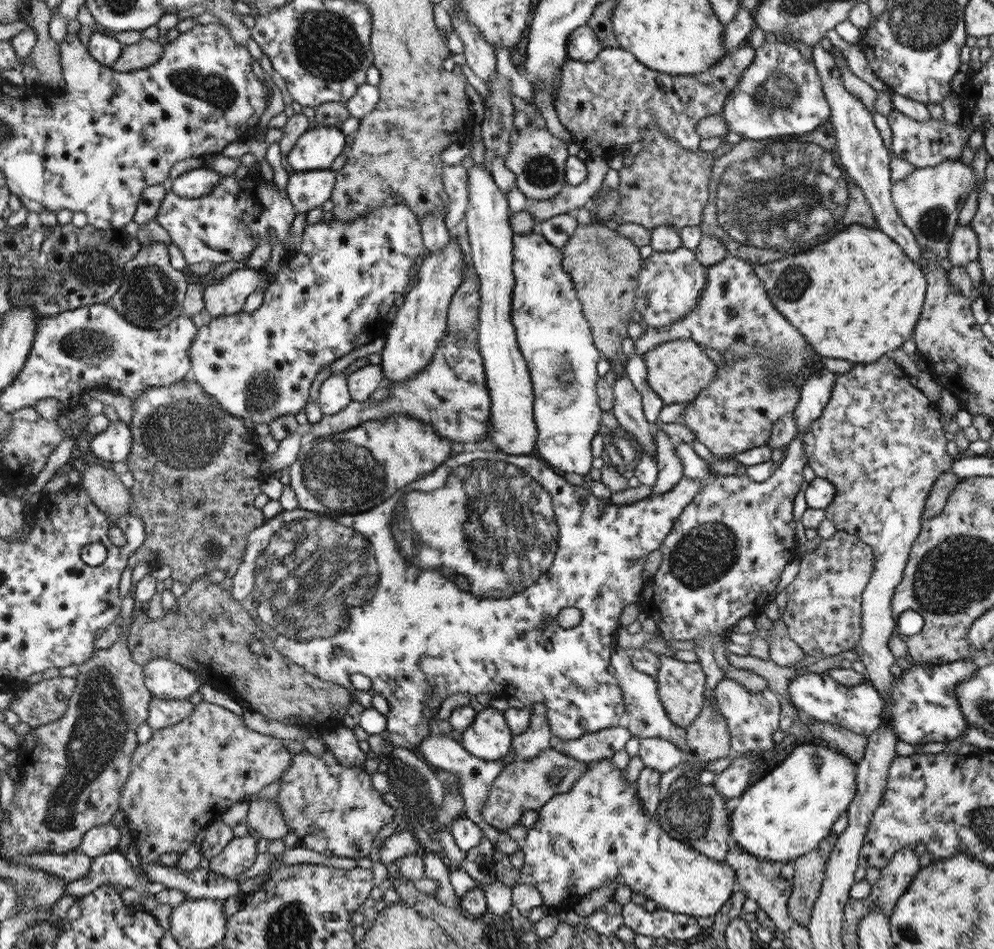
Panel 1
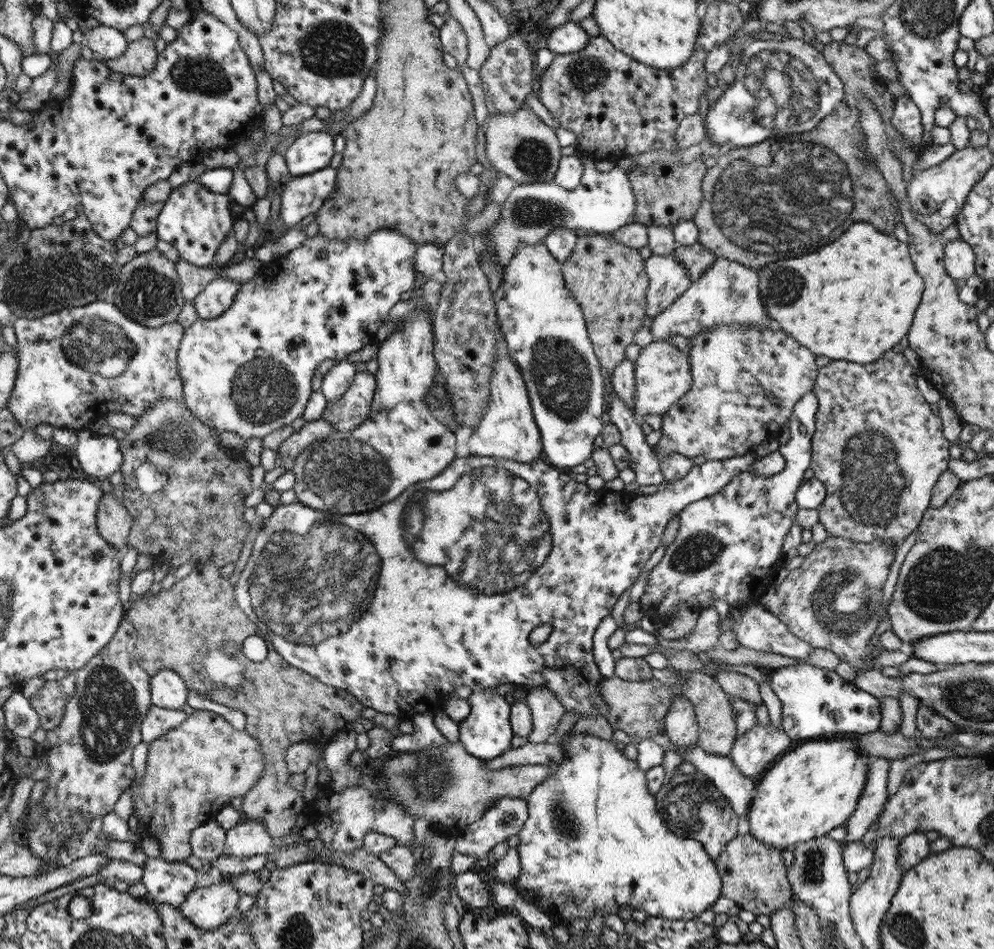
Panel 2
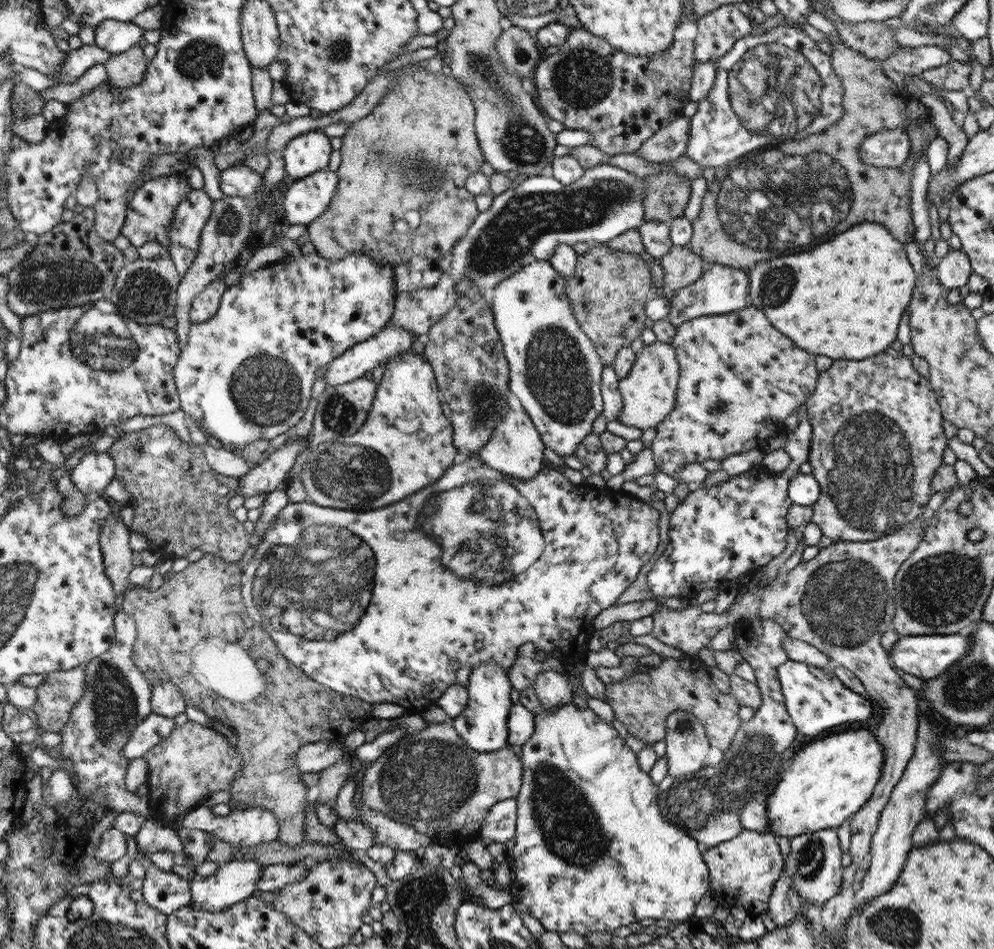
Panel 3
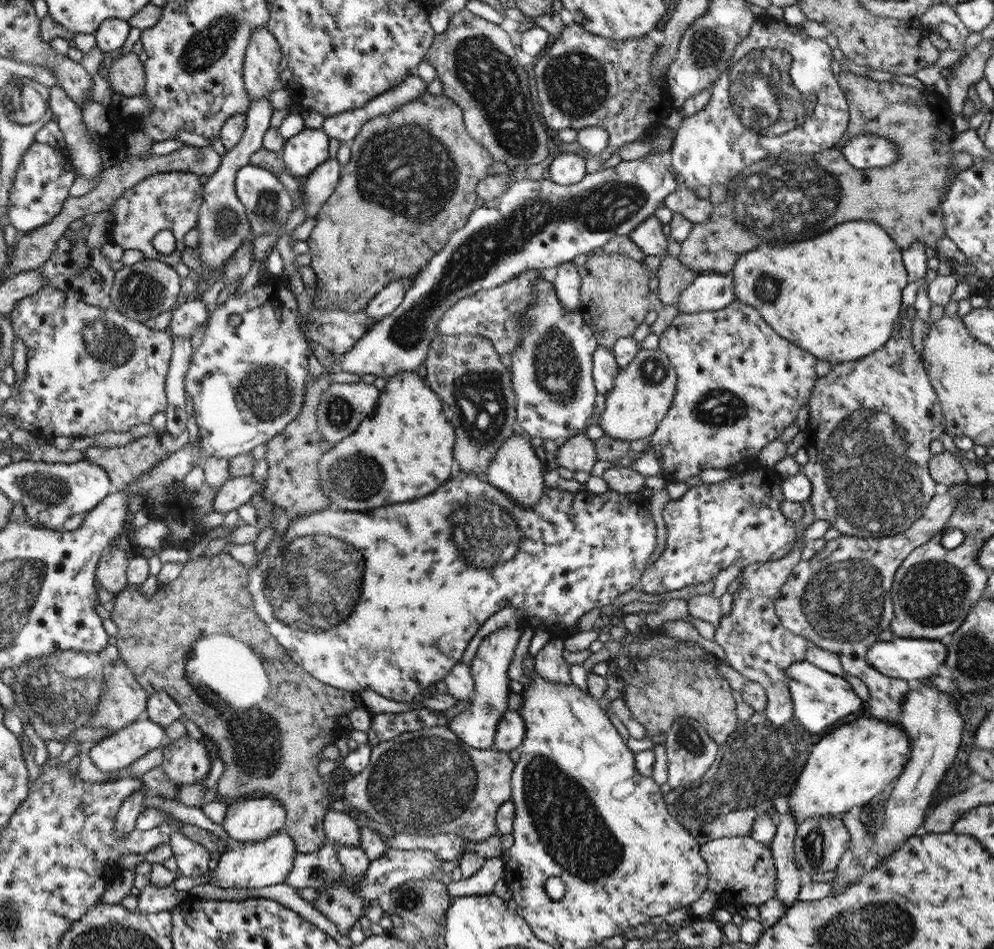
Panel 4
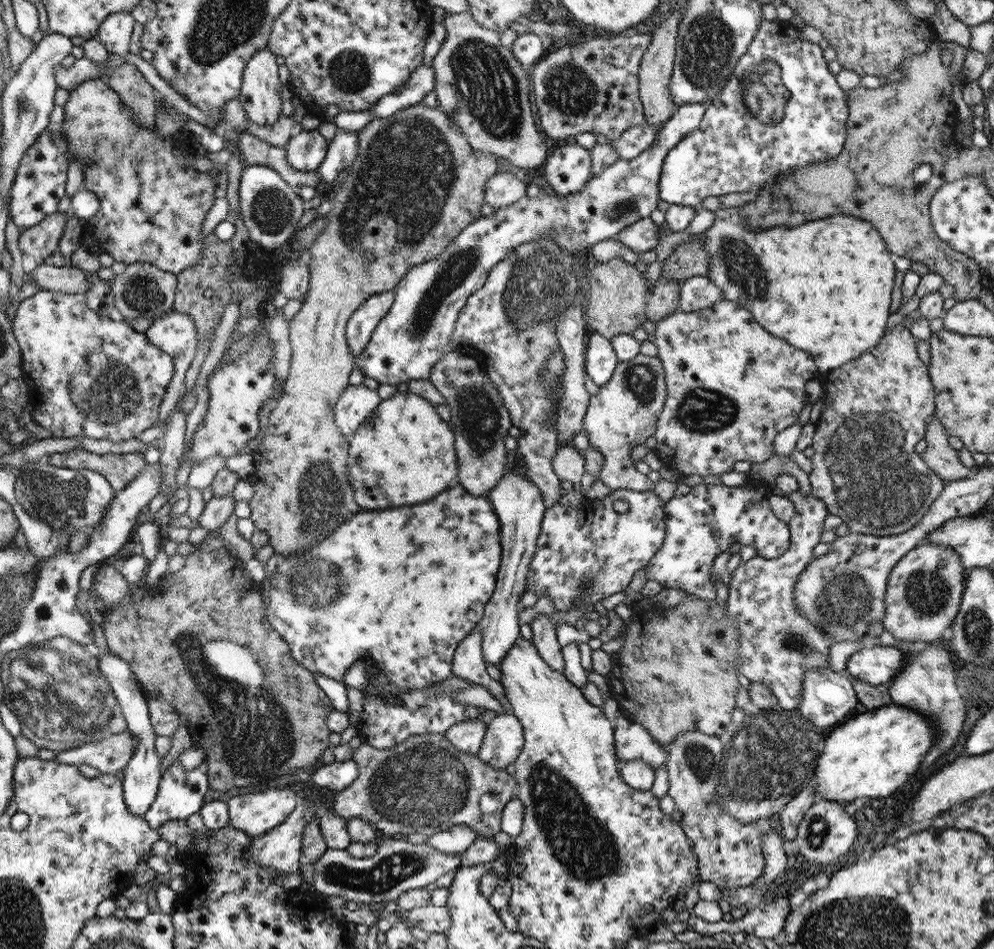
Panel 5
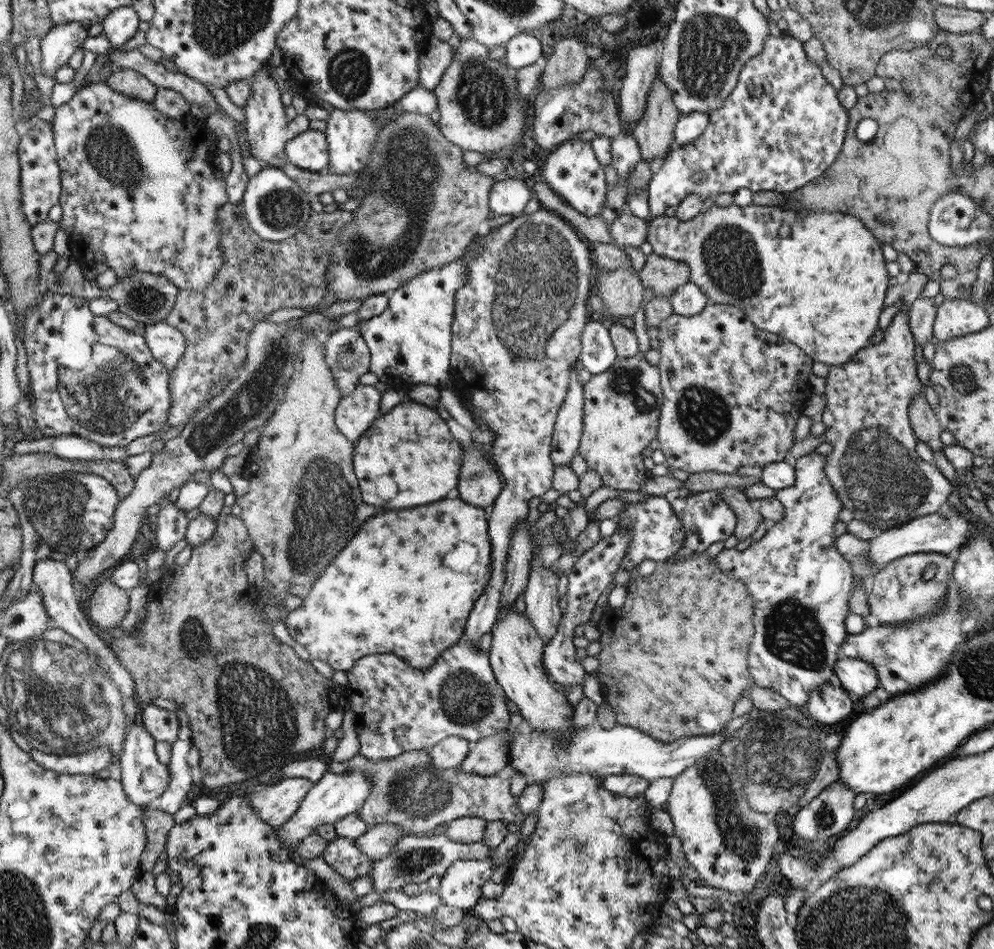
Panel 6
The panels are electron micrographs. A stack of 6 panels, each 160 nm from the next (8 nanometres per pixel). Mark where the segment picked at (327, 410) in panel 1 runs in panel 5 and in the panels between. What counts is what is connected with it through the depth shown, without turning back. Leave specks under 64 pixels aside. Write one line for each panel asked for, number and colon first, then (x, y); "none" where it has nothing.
2: (336, 382)
3: (394, 340)
4: (535, 224)
5: (416, 333)

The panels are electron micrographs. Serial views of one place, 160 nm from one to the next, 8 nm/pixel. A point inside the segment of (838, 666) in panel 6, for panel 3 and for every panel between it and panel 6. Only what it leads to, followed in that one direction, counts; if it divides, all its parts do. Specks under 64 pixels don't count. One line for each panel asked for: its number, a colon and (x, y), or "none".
3: (927, 656)
4: (912, 660)
5: (879, 665)

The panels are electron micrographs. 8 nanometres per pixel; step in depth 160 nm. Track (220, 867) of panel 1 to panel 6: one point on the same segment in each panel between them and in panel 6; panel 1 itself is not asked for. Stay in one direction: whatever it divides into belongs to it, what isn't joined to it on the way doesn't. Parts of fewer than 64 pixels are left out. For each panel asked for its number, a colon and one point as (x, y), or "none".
2: (249, 837)
3: (244, 828)
4: (254, 819)
5: (256, 814)
6: (276, 803)

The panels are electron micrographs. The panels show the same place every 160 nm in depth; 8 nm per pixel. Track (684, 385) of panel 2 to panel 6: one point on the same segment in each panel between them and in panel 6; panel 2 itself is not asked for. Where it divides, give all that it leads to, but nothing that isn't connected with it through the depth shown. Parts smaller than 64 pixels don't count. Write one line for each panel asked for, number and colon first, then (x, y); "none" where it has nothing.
3: (649, 392)
4: (643, 391)
5: (624, 414)
6: (622, 406)

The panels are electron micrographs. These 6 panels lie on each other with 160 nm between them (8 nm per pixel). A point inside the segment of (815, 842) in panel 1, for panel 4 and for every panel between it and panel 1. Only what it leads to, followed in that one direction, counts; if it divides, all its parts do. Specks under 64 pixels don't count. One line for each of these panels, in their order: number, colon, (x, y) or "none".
2: (813, 790)
3: (828, 781)
4: (856, 762)

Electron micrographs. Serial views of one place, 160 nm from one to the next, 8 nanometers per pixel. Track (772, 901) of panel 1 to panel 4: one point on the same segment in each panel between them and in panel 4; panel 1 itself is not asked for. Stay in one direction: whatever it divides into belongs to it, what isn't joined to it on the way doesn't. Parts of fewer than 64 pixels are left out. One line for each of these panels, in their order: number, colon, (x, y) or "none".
2: (753, 875)
3: (743, 871)
4: (740, 867)

